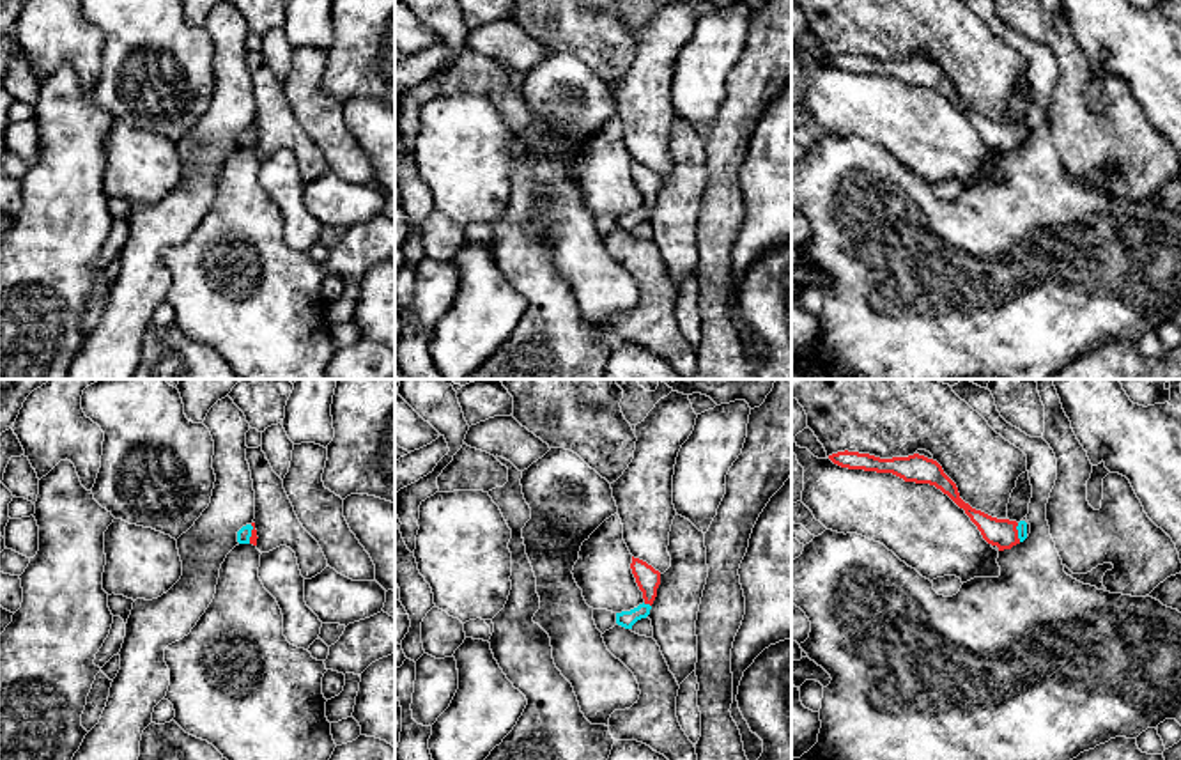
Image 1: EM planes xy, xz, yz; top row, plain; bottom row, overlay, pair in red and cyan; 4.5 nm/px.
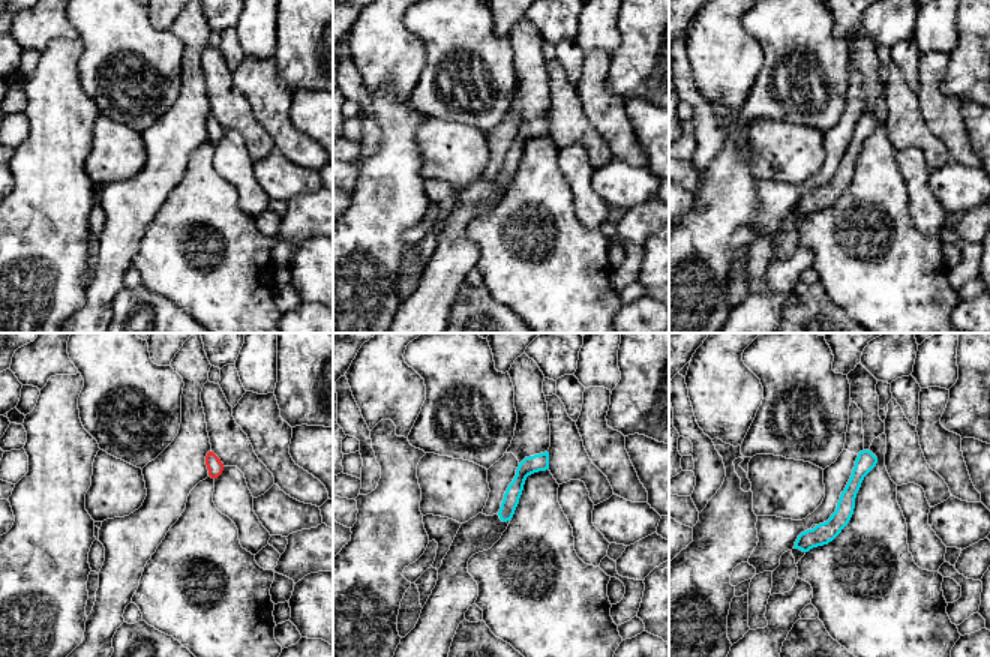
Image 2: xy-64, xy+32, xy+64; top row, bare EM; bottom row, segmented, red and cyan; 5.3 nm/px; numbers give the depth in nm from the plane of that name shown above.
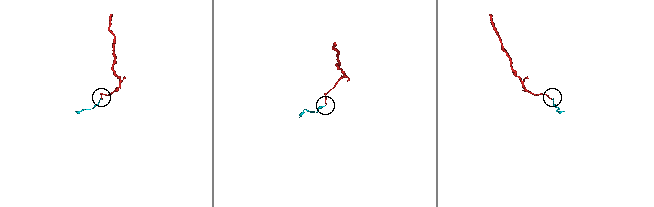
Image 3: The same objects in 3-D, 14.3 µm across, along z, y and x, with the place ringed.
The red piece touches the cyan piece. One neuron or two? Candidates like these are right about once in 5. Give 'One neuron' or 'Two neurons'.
One neuron

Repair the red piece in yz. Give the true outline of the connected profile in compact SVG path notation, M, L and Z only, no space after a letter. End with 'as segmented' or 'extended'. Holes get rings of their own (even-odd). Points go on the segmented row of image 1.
M848 450L832 454L829 455L829 459L841 468L892 473L903 478L905 482L935 485L944 494L947 494L960 508L965 510L965 514L981 531L983 539L988 544L997 546L999 551L1011 549L1013 546L1027 539L1025 521L1016 523L1009 519L997 519L965 503L960 498L956 484L944 473L942 466L933 459L928 459L919 454L908 457L880 459L869 454Z; extended

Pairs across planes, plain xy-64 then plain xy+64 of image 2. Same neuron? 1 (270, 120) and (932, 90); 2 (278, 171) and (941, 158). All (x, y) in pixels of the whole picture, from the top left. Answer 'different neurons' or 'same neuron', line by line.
1: same neuron
2: different neurons

